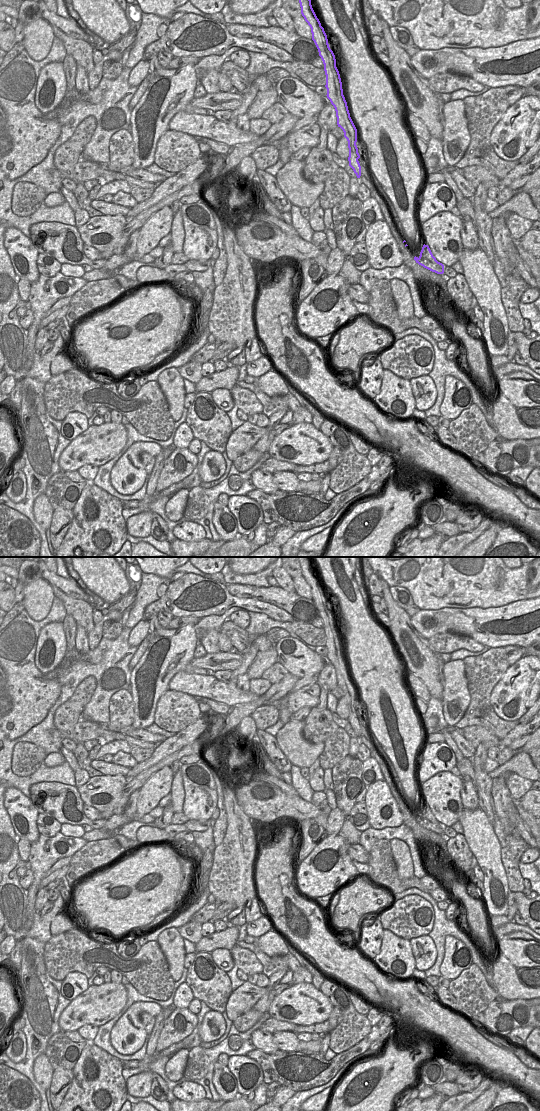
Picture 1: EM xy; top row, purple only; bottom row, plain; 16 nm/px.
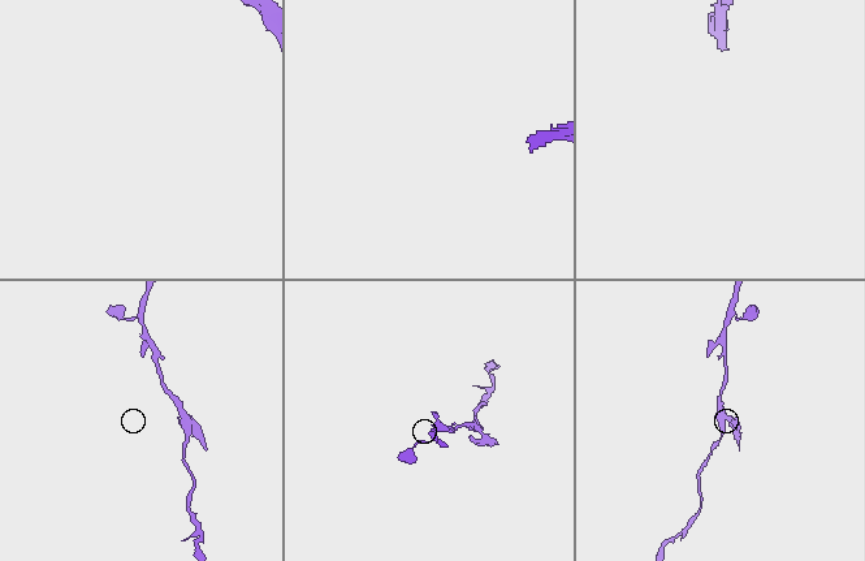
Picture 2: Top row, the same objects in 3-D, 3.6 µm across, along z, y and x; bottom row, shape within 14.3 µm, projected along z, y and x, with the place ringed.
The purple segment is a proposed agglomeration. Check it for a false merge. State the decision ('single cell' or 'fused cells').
fused cells

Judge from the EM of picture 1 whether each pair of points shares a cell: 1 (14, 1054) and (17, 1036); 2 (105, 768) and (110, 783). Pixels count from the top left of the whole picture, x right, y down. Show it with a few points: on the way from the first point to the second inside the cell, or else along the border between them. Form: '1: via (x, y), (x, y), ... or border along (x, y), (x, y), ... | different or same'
1: via (15, 1050), (17, 1040) | same
2: border along (103, 774), (122, 774), (124, 776) | different

